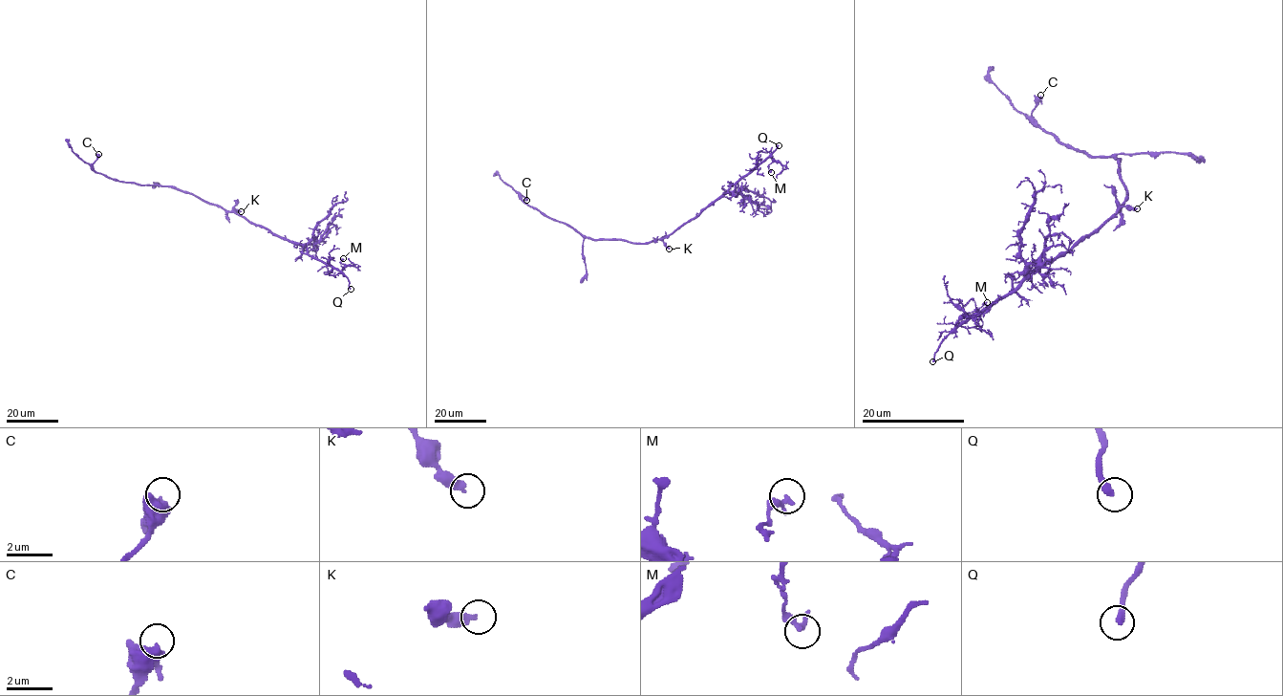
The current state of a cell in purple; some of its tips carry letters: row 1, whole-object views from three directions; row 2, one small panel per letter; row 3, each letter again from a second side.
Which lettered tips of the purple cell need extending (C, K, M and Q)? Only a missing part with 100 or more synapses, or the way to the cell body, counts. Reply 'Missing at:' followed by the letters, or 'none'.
Missing at: Q

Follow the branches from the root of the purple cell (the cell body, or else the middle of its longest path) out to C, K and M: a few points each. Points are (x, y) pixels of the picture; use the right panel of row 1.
C: (1125, 199), (1118, 158), (1091, 157), (1069, 148), (1037, 124), (1032, 109), (1040, 95)
K: (1125, 199), (1119, 208), (1137, 208)
M: (1125, 199), (1097, 230), (1052, 261), (1033, 270), (1009, 294), (957, 325), (969, 313), (987, 302)

